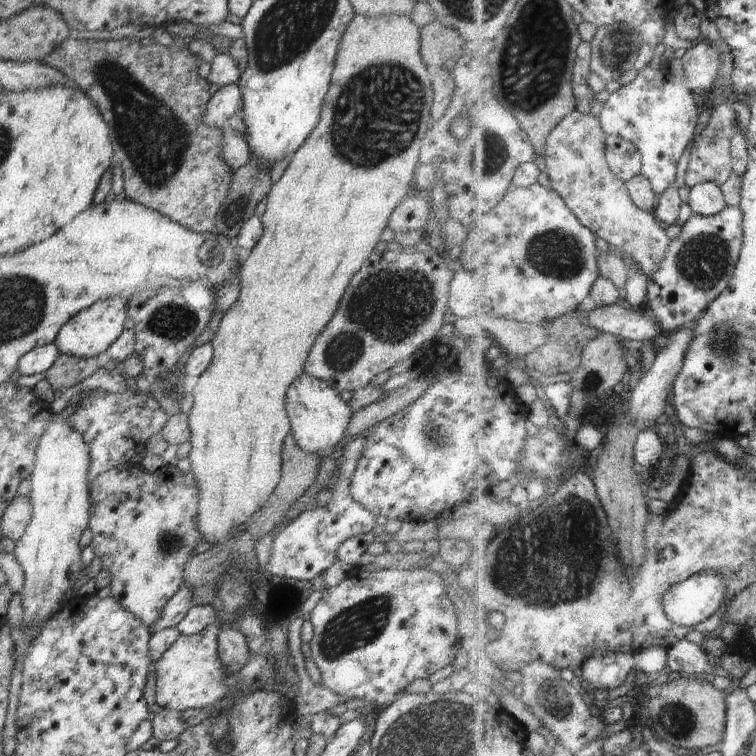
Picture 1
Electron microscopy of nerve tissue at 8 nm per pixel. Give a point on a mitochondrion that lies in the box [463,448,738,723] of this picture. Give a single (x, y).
(575, 519)

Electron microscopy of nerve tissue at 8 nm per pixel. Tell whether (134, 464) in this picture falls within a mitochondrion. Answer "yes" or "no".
no

